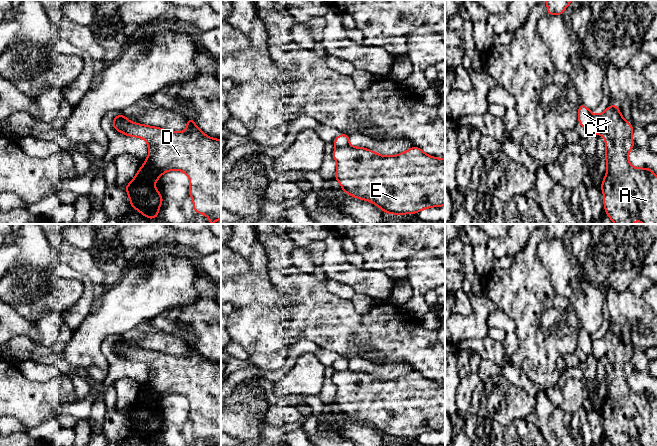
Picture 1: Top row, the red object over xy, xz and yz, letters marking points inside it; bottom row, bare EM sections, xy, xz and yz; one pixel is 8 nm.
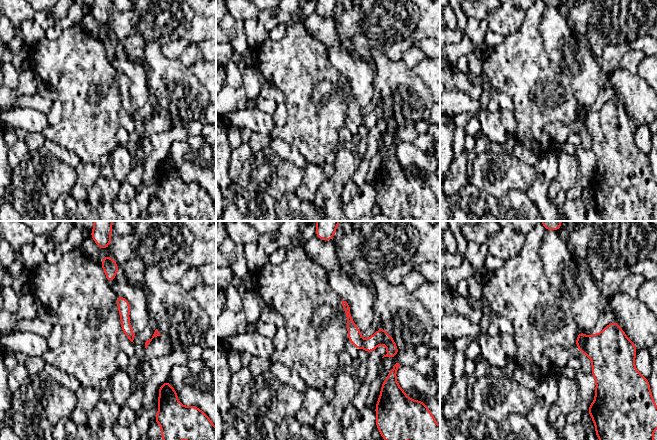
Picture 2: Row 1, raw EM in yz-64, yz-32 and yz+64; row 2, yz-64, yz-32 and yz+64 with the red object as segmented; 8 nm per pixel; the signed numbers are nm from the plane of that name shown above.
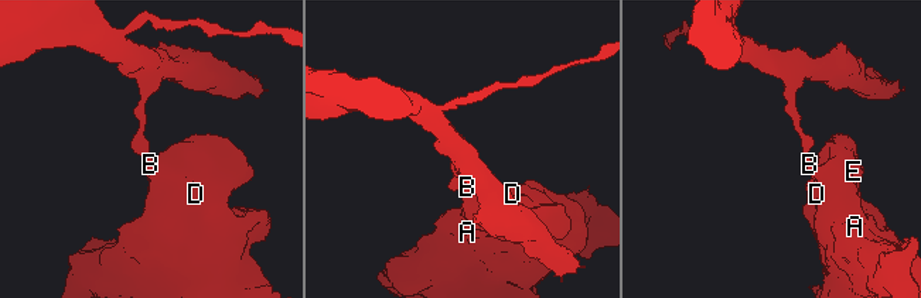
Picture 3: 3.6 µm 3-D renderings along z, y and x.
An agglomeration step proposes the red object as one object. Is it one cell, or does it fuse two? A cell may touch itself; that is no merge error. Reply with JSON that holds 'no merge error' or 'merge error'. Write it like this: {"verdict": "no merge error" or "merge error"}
{"verdict": "merge error"}

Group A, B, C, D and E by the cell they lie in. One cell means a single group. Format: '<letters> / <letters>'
A C D E / B

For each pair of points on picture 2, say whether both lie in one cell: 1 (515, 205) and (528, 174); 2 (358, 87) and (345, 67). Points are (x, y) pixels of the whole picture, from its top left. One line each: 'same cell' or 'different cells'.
1: different cells
2: same cell

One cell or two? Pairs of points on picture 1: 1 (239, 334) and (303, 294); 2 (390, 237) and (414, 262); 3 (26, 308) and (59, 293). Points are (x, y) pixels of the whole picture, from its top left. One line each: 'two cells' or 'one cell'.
1: one cell
2: two cells
3: one cell

